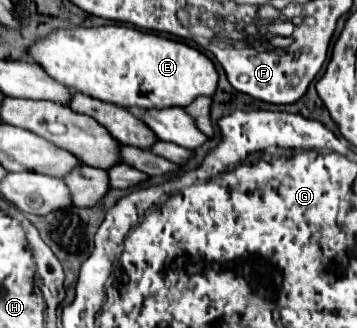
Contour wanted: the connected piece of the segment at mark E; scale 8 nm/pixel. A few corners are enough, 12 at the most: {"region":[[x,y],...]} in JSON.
{"region":[[125,25],[29,51],[59,83],[125,109],[213,95],[199,49]]}

